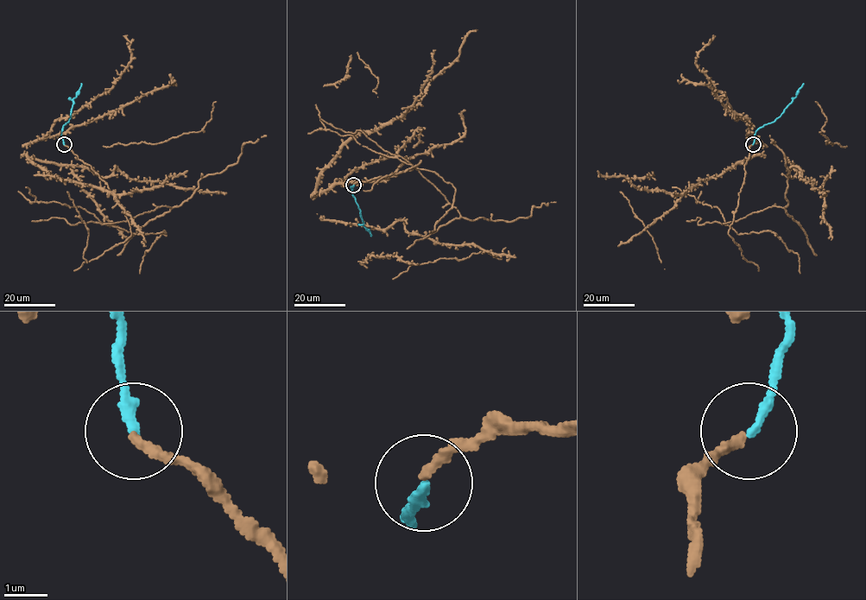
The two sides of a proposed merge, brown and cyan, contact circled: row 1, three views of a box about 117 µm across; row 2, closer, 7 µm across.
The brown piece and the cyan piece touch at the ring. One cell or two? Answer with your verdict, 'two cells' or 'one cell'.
one cell

